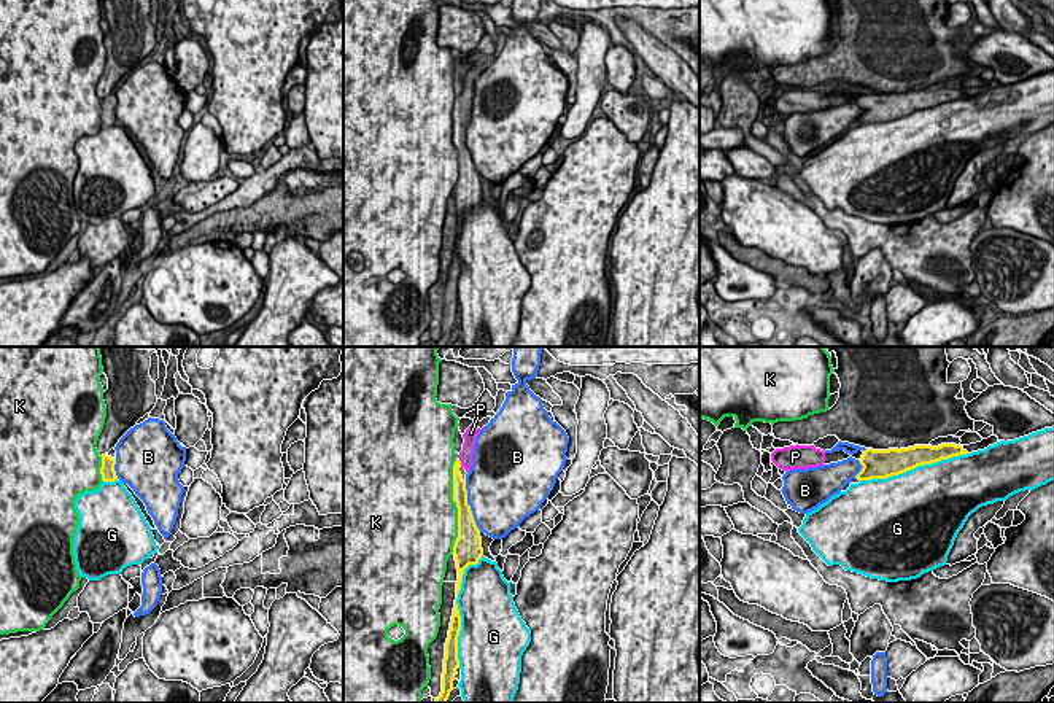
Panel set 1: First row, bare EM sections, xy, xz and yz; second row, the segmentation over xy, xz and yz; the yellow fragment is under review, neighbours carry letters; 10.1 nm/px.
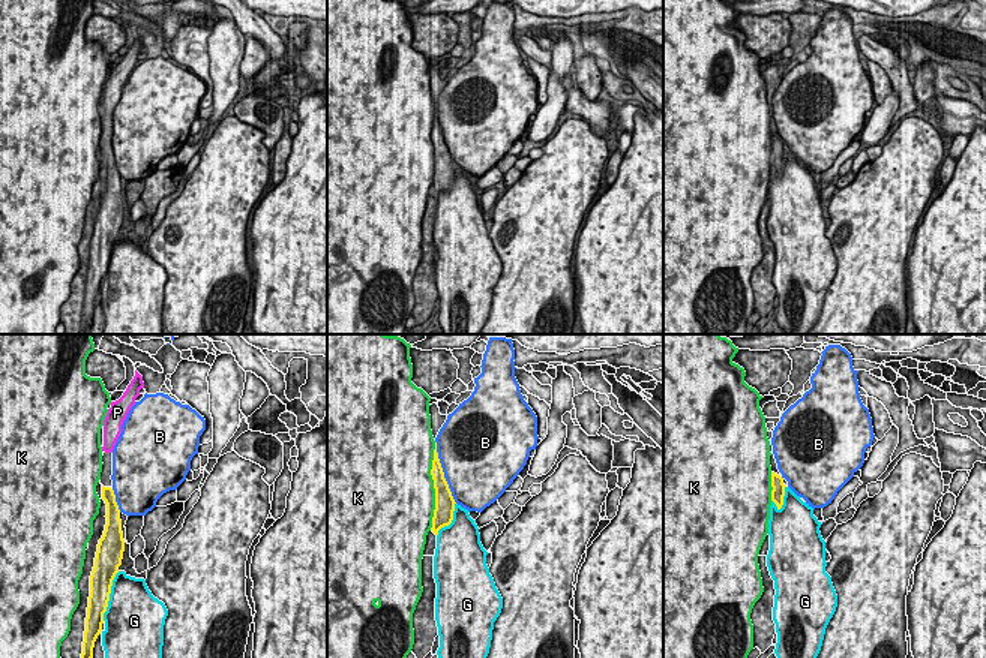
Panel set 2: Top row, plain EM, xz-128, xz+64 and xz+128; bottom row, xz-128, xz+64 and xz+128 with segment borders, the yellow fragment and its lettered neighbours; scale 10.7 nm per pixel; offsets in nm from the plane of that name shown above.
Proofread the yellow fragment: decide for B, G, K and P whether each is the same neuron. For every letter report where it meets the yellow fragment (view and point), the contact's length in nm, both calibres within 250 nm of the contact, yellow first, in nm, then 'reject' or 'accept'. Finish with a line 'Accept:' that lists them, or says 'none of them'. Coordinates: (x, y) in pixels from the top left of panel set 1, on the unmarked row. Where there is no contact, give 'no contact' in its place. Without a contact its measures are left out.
B: contact xz (469, 151); length 550 nm; calibres 220 and 480 nm; reject
G: contact xz (457, 252); length 1150 nm; calibres 130 and 480 nm; reject
K: contact xz (457, 150); length 950 nm; calibres 190 and 480 nm; reject
P: contact xz (460, 107); length 70 nm; calibres 130 and 130 nm; accept
Accept: P

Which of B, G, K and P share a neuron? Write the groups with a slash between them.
B / G / K / P

